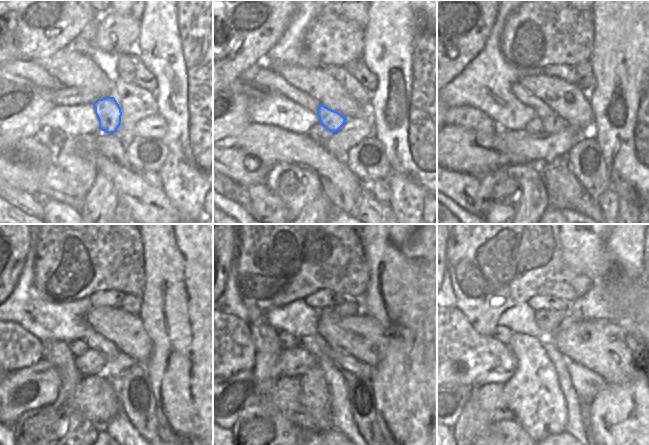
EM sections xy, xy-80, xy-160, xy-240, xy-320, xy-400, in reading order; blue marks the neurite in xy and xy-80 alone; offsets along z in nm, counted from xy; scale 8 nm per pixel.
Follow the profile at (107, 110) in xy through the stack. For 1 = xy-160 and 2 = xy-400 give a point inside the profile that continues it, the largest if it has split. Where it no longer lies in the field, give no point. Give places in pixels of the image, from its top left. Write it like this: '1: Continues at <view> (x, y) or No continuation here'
1: Continues at xy-160 (553, 124)
2: Continues at xy-400 (457, 354)

